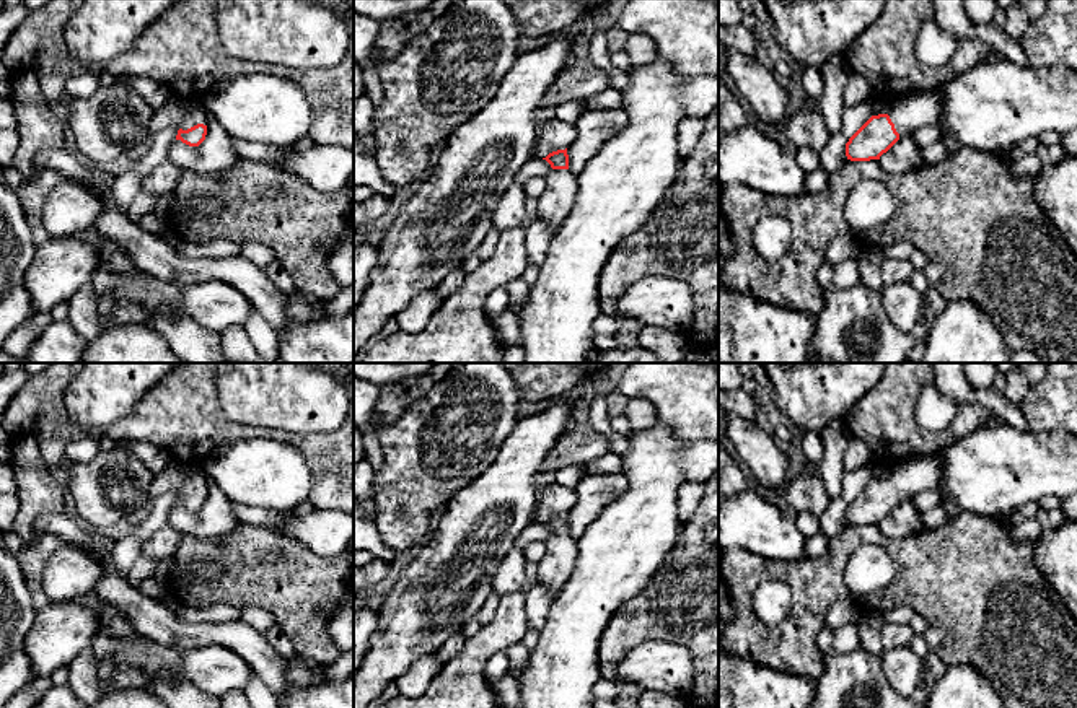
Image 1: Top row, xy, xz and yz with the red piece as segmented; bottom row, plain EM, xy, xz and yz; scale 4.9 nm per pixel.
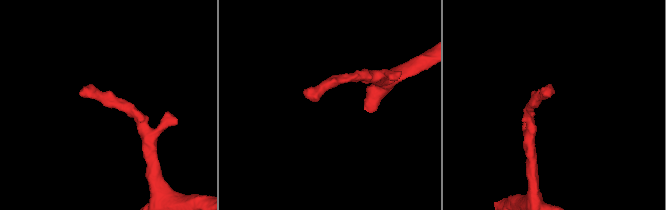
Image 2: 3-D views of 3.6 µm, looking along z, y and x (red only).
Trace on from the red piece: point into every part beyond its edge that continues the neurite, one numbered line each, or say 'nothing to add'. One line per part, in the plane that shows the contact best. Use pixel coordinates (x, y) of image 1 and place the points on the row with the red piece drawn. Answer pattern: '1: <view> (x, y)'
1: xy (196, 113)

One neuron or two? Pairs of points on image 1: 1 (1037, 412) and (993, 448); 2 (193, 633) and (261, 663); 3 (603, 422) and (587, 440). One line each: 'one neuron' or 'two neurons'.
1: two neurons
2: one neuron
3: two neurons

